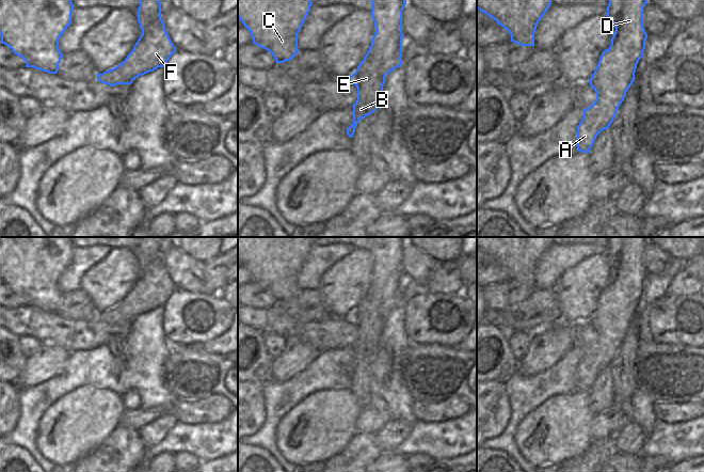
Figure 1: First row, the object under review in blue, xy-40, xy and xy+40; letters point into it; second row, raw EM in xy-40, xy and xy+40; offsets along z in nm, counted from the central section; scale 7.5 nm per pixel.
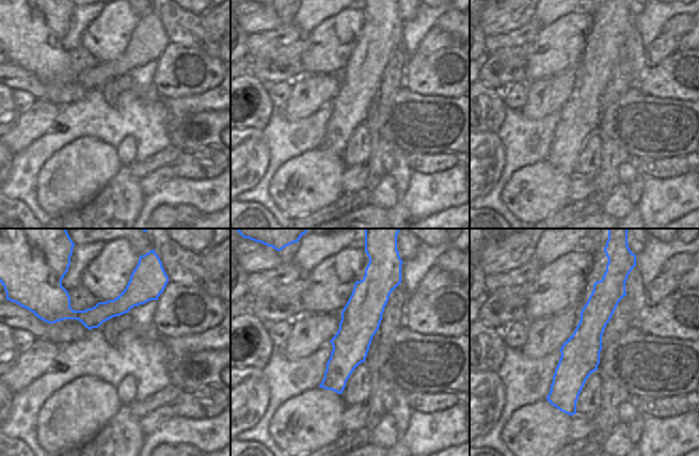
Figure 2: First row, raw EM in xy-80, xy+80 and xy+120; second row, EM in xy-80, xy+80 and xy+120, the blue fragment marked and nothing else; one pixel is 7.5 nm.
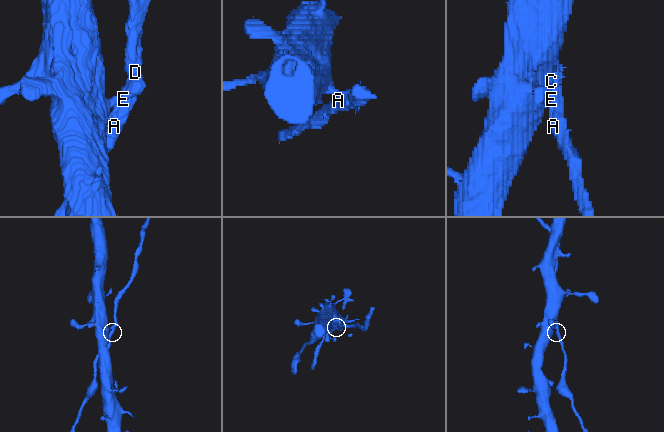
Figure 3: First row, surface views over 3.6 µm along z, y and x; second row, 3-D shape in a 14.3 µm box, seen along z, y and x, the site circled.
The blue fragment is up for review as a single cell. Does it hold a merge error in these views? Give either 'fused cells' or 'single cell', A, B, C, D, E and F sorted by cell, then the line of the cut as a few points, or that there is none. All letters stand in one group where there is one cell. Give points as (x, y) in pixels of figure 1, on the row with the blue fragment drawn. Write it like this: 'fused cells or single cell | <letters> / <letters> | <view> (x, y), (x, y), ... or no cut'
fused cells | A B D E / C F | xy (402, 33), (395, 33), (387, 41), (381, 51), (382, 61)

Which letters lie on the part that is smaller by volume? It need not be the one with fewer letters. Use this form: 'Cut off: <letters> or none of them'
Cut off: A, B, D, E

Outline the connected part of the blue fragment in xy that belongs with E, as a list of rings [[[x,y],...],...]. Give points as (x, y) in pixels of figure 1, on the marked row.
[[[371,0],[372,19],[377,32],[364,60],[357,66],[357,100],[353,107],[353,124],[347,128],[352,138],[361,119],[373,113],[379,108],[379,98],[383,92],[385,77],[402,65],[399,54],[388,61],[381,60],[381,51],[387,41],[399,33],[402,38],[402,11],[406,0]]]

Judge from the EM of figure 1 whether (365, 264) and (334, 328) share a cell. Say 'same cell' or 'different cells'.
different cells

